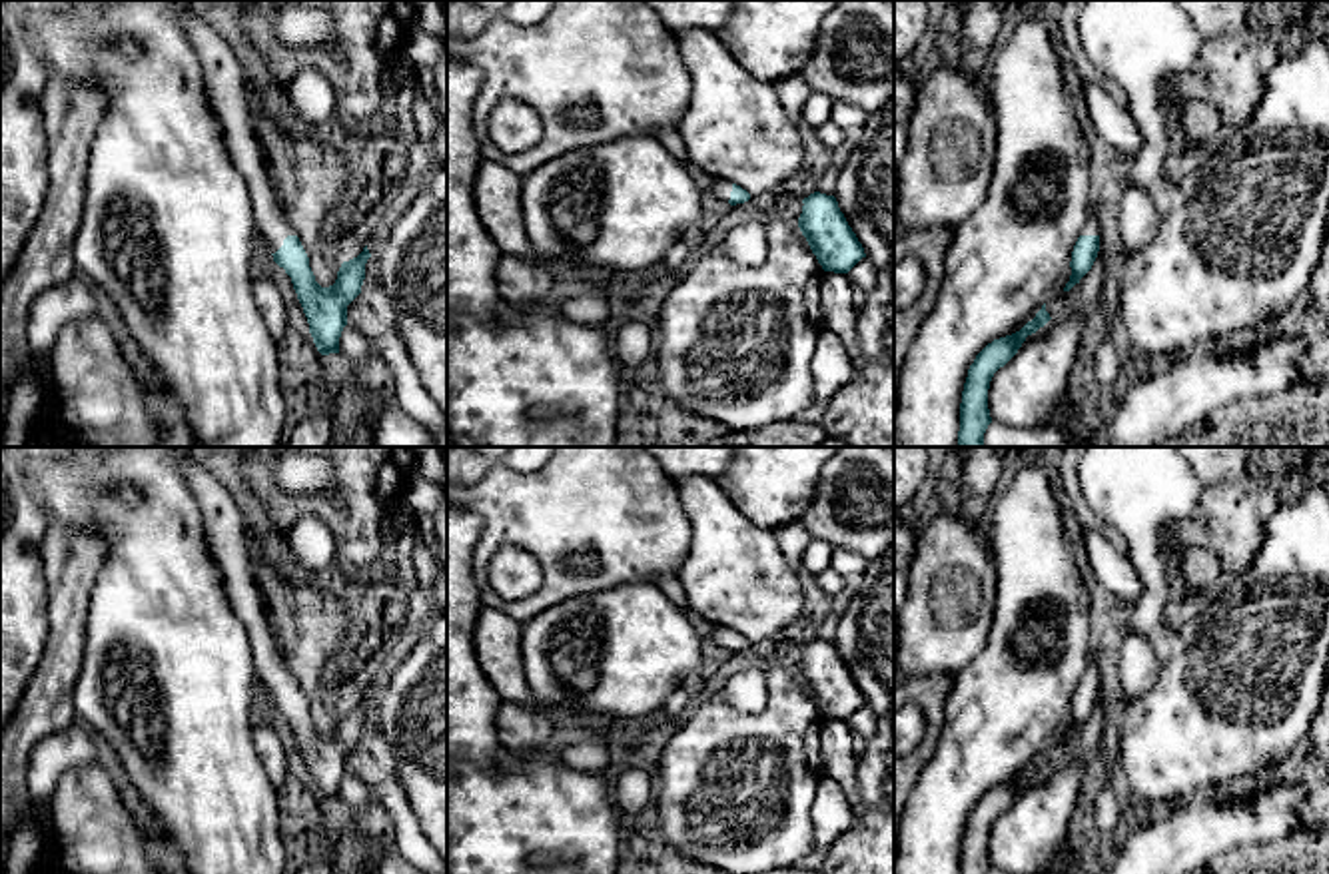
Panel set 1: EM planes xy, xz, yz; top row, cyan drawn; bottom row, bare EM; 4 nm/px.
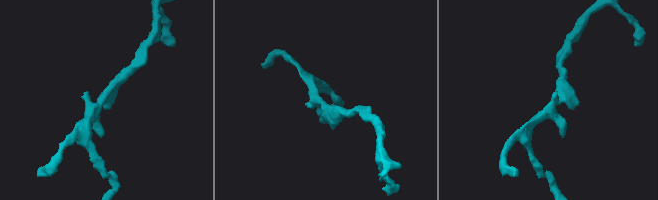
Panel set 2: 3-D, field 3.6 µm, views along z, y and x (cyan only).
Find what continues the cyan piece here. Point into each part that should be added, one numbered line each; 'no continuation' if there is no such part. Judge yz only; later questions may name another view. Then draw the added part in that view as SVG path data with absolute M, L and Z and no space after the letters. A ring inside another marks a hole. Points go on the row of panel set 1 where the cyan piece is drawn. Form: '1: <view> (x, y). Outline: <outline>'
1: yz (1090, 228). Outline: M1090 208L1086 223L1084 223L1080 235L1100 235L1100 223L1096 219L1096 210Z

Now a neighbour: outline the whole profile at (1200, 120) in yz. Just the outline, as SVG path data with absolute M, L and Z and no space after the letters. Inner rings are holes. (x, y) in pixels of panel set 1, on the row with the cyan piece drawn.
M1171 84L1165 96L1173 106L1173 122L1181 126L1187 144L1223 138L1221 116L1209 102L1185 98L1177 84Z

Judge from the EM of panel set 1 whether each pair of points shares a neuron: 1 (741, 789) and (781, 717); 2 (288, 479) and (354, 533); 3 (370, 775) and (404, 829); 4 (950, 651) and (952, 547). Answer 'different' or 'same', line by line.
1: same
2: different
3: same
4: same

